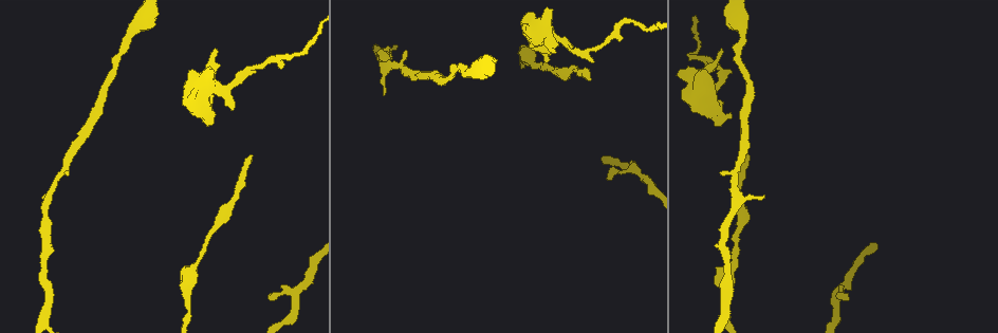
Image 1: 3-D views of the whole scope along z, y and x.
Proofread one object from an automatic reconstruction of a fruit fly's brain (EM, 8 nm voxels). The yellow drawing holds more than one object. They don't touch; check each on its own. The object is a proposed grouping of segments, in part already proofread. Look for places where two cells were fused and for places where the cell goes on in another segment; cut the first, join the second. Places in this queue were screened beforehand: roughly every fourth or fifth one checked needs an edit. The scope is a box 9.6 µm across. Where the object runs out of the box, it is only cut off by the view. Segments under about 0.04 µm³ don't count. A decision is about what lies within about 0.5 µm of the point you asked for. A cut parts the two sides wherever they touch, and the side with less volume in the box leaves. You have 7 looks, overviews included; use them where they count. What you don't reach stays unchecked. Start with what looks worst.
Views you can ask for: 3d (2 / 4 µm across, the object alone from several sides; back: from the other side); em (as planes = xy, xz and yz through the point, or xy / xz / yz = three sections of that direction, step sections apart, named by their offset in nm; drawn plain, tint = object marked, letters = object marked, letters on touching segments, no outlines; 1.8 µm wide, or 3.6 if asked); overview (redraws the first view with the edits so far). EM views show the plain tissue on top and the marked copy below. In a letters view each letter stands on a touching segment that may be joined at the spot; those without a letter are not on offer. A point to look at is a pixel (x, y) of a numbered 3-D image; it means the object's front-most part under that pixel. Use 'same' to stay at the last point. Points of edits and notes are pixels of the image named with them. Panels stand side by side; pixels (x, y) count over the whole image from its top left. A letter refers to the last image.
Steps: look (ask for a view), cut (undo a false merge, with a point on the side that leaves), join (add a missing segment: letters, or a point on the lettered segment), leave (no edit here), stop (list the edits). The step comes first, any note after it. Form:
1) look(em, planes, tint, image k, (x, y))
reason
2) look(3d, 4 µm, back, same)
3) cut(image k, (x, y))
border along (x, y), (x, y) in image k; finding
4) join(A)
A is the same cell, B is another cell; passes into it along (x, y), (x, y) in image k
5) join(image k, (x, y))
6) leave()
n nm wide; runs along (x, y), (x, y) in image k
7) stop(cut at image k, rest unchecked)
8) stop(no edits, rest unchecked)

look(3d, 4 µm, back, image 1, (749, 157))
end of a long branch

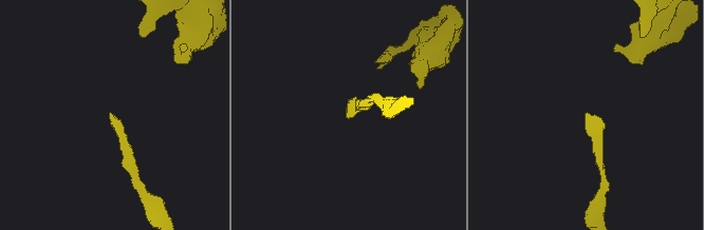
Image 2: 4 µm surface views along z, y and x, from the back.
look(em, planes, tint, image 2, (587, 115))
shape alone is not enough

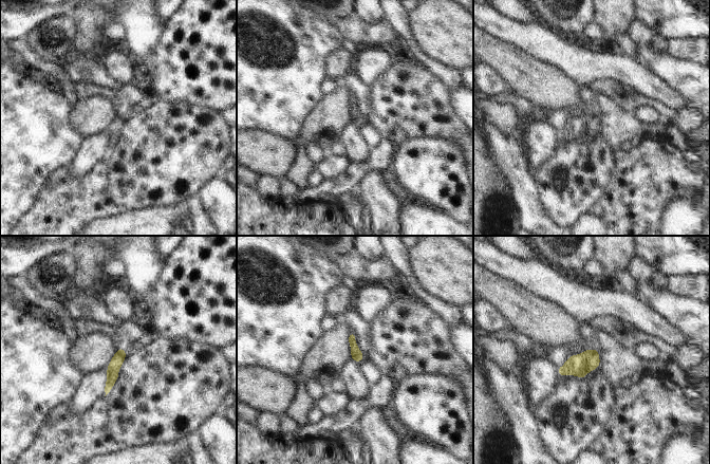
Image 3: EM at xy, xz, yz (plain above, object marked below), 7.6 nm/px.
look(em, planes, letters, same)

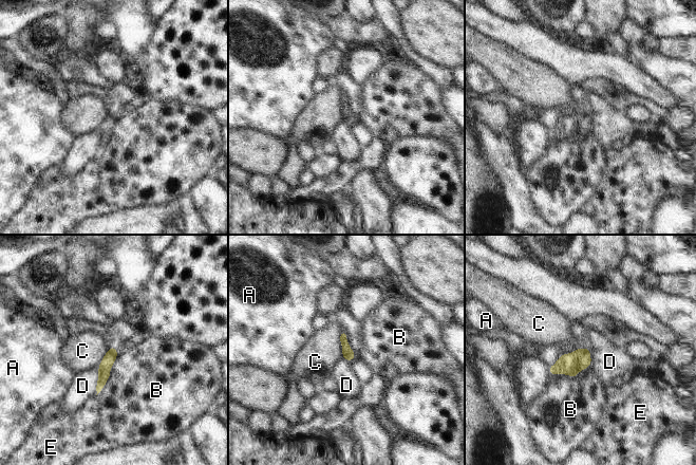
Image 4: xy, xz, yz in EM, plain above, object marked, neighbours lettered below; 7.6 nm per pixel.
leave()
B touches over 340 nm; A, B, C, D and E are other cells; runs along (112, 350), (98, 388) in image 4; no lettered segment goes on from it

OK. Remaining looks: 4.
look(em, planes, letters, image 1, (216, 49))
free end

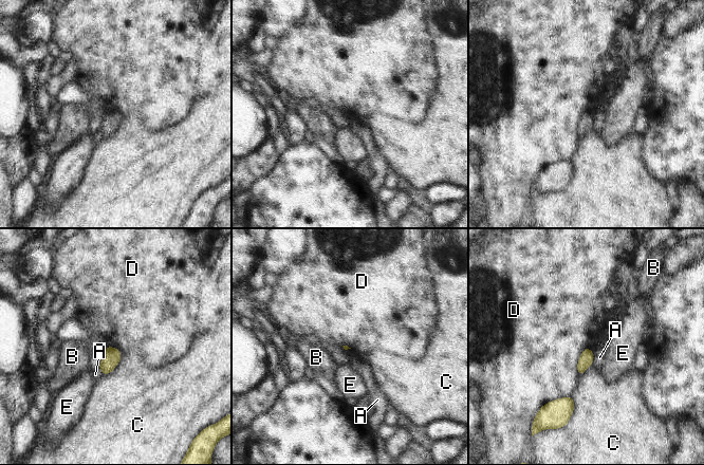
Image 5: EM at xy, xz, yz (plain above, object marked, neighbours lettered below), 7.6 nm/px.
leave()
A, B, C, D and E are other cells; border along (588, 346), (578, 360), (579, 375) in image 5; none of them fits

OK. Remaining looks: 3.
look(3d, 2 µm, image 1, (608, 179))
free end

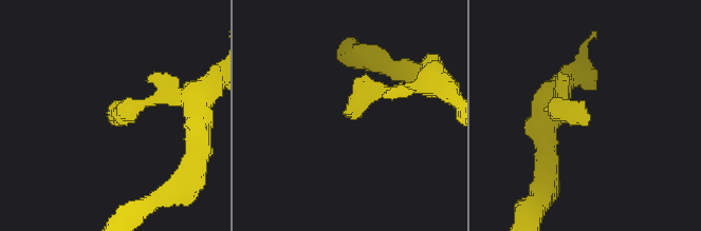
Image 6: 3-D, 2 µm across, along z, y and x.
look(em, xz, step 8, tint, image 6, (587, 125))

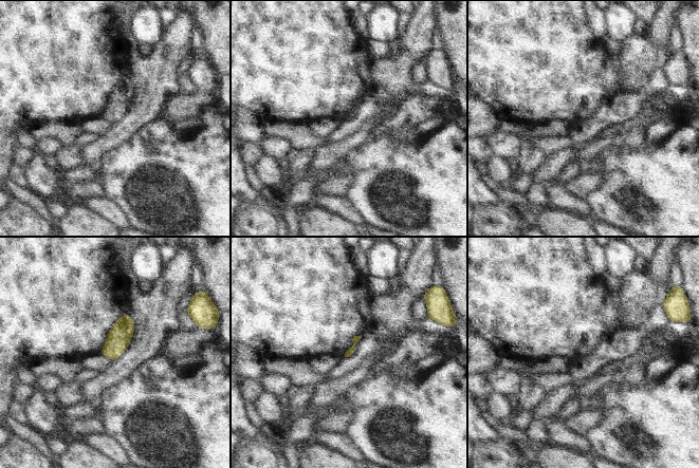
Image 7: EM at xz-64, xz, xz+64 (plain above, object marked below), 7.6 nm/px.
look(em, planes, letters, same)

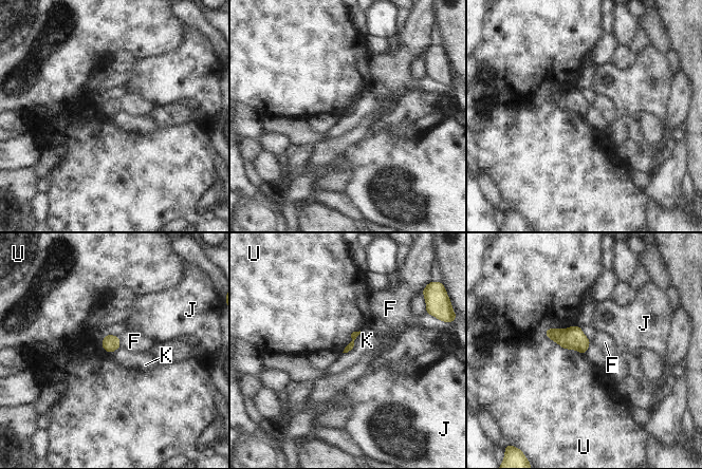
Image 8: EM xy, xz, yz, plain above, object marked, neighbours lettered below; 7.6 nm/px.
leave()
F, J, K and U are other cells; border along (361, 331), (354, 346), (343, 353) in image 8; none of them fits

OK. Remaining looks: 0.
stop(no edits, rest unchecked)

